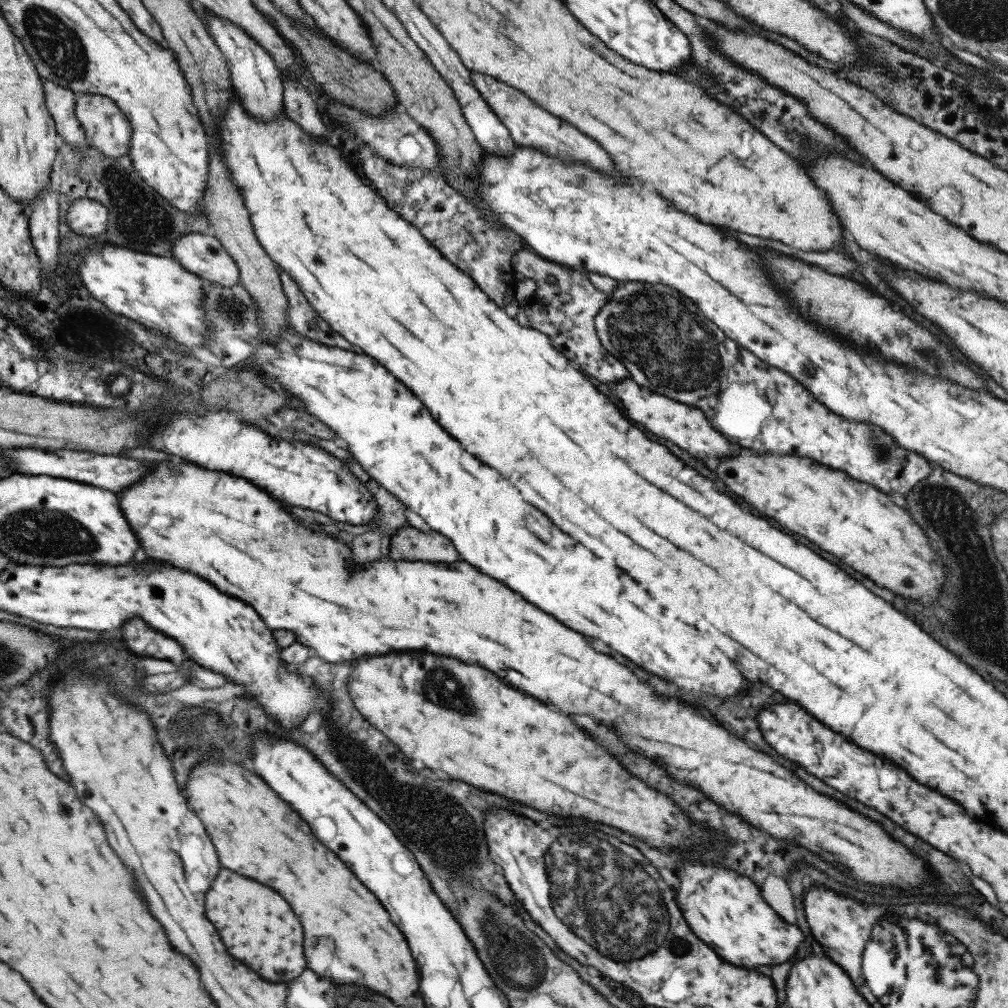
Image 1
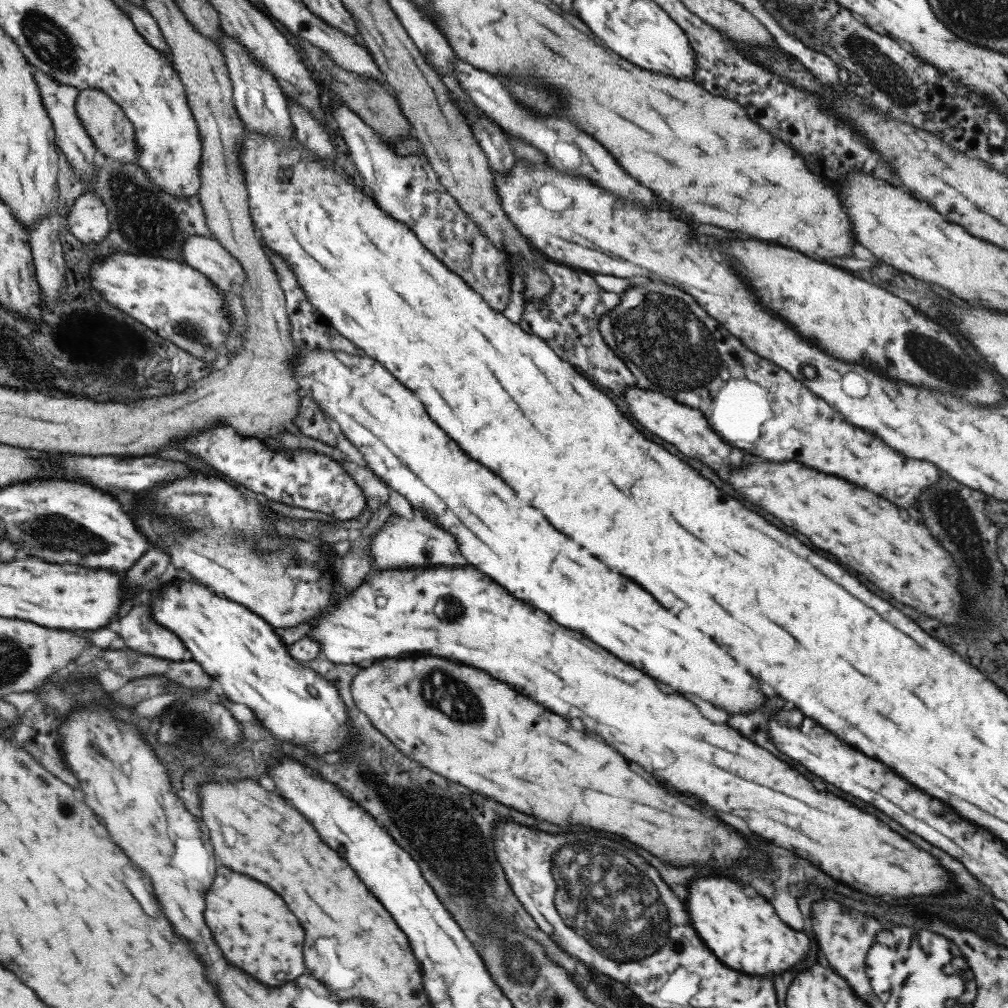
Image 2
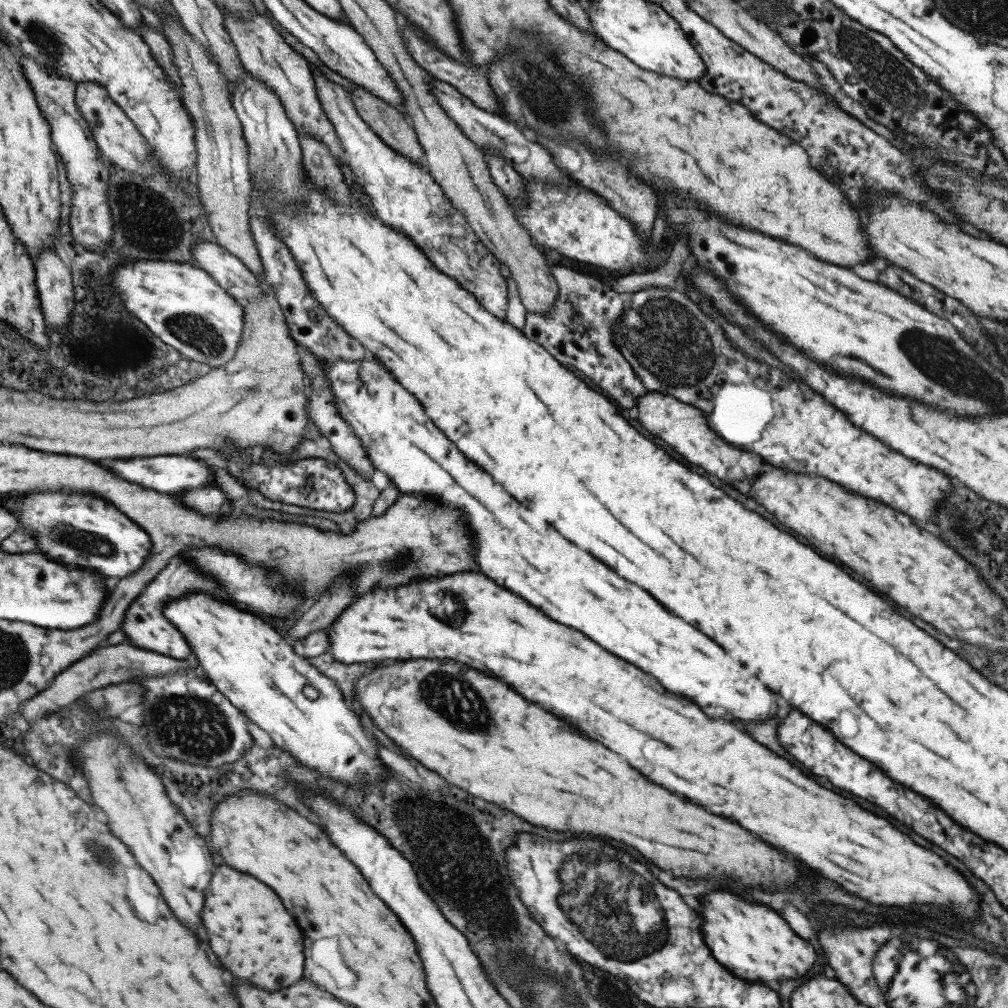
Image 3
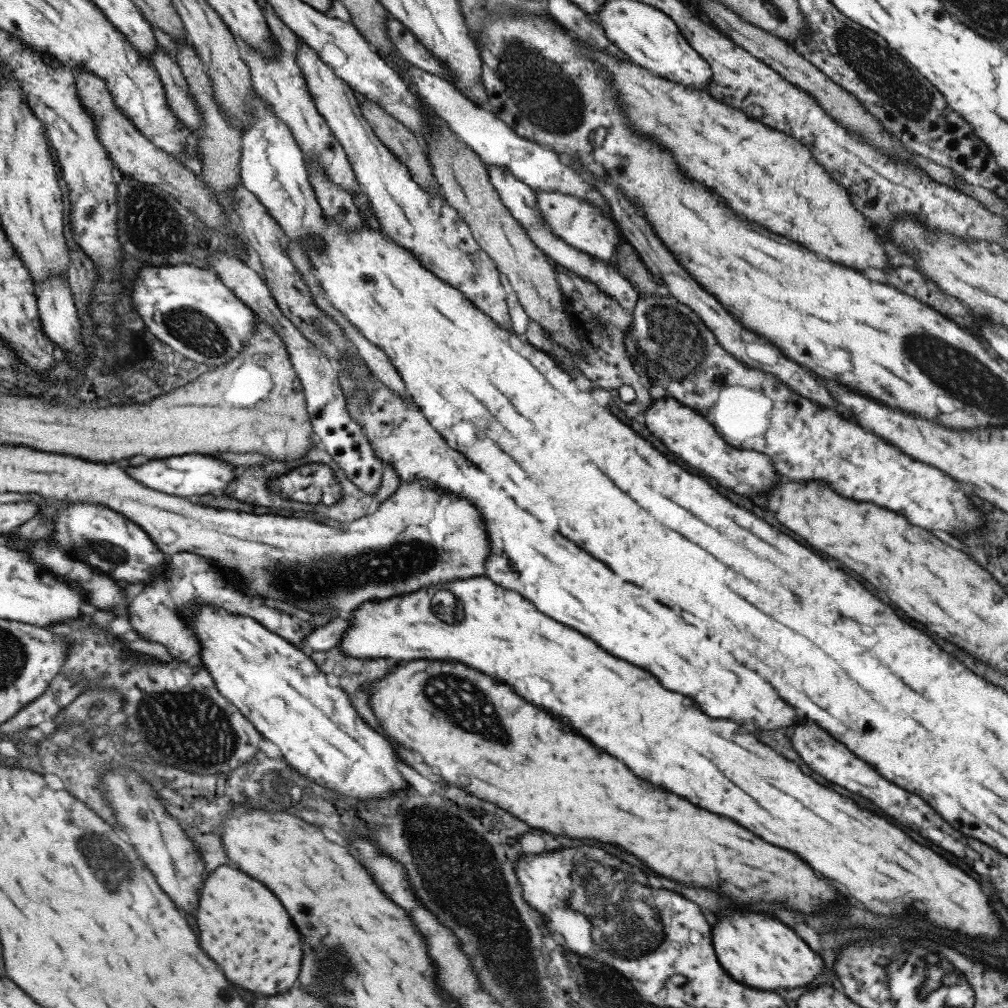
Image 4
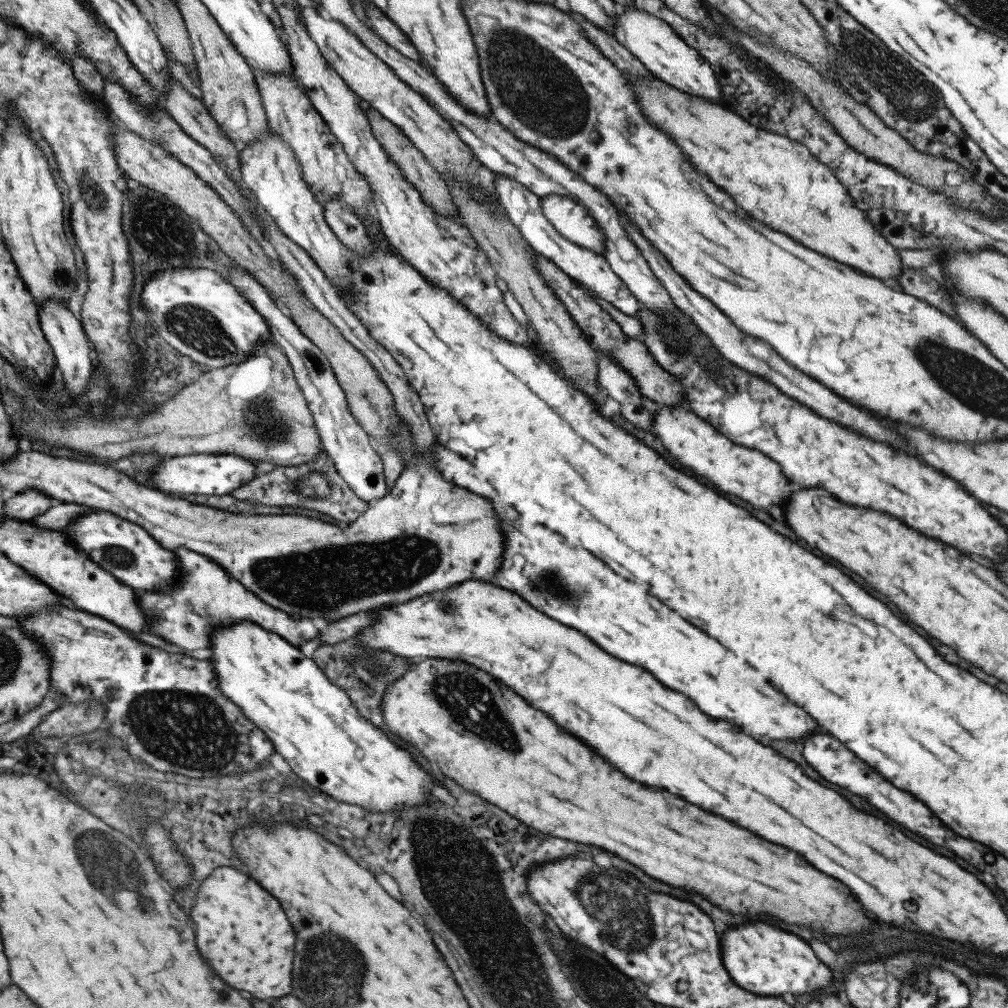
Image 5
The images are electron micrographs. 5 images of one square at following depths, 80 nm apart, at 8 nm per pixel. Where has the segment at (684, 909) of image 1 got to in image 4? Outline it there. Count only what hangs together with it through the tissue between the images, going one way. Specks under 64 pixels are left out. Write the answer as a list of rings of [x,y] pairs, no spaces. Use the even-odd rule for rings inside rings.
[[[727,906],[727,912],[719,916],[719,922],[711,930],[711,940],[715,948],[715,956],[723,970],[735,980],[745,986],[757,988],[757,990],[777,990],[777,988],[797,988],[809,986],[819,974],[823,973],[823,962],[821,958],[809,950],[809,946],[795,936],[793,930],[783,926],[779,920],[771,916],[755,916],[751,912],[739,912],[731,910]]]

